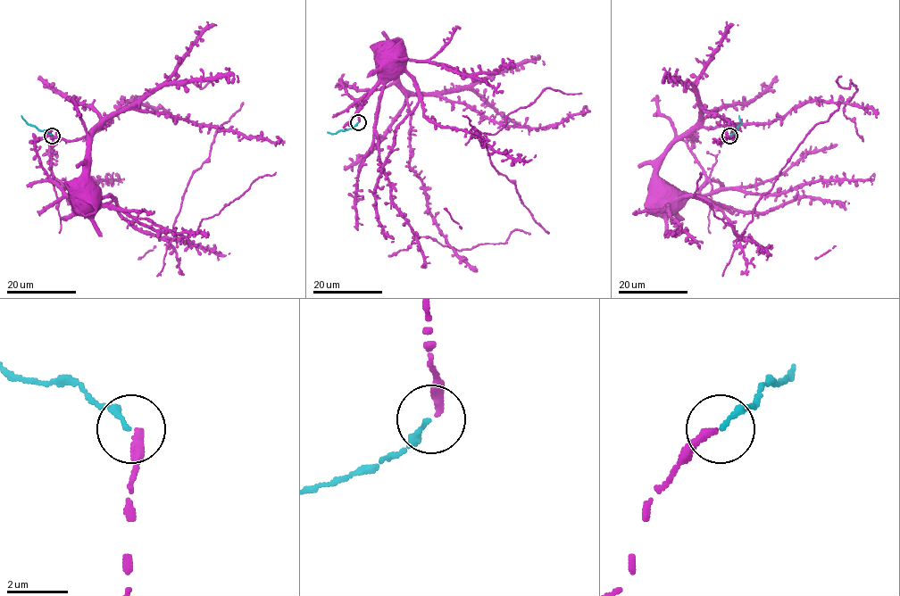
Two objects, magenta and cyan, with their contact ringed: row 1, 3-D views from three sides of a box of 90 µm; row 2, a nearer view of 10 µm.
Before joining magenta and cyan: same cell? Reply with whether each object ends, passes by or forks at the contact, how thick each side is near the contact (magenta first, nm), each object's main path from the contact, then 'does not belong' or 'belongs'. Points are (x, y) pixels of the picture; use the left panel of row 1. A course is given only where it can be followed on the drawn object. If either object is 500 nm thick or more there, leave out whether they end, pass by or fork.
magenta ends there; cyan ends there; 260 nm thick on the magenta side, 170 nm on the other; magenta runs (53, 136), (52, 180), (67, 195), (71, 195), (72, 190), (84, 191); cyan runs (52, 136), (29, 124), (21, 116); belongs

